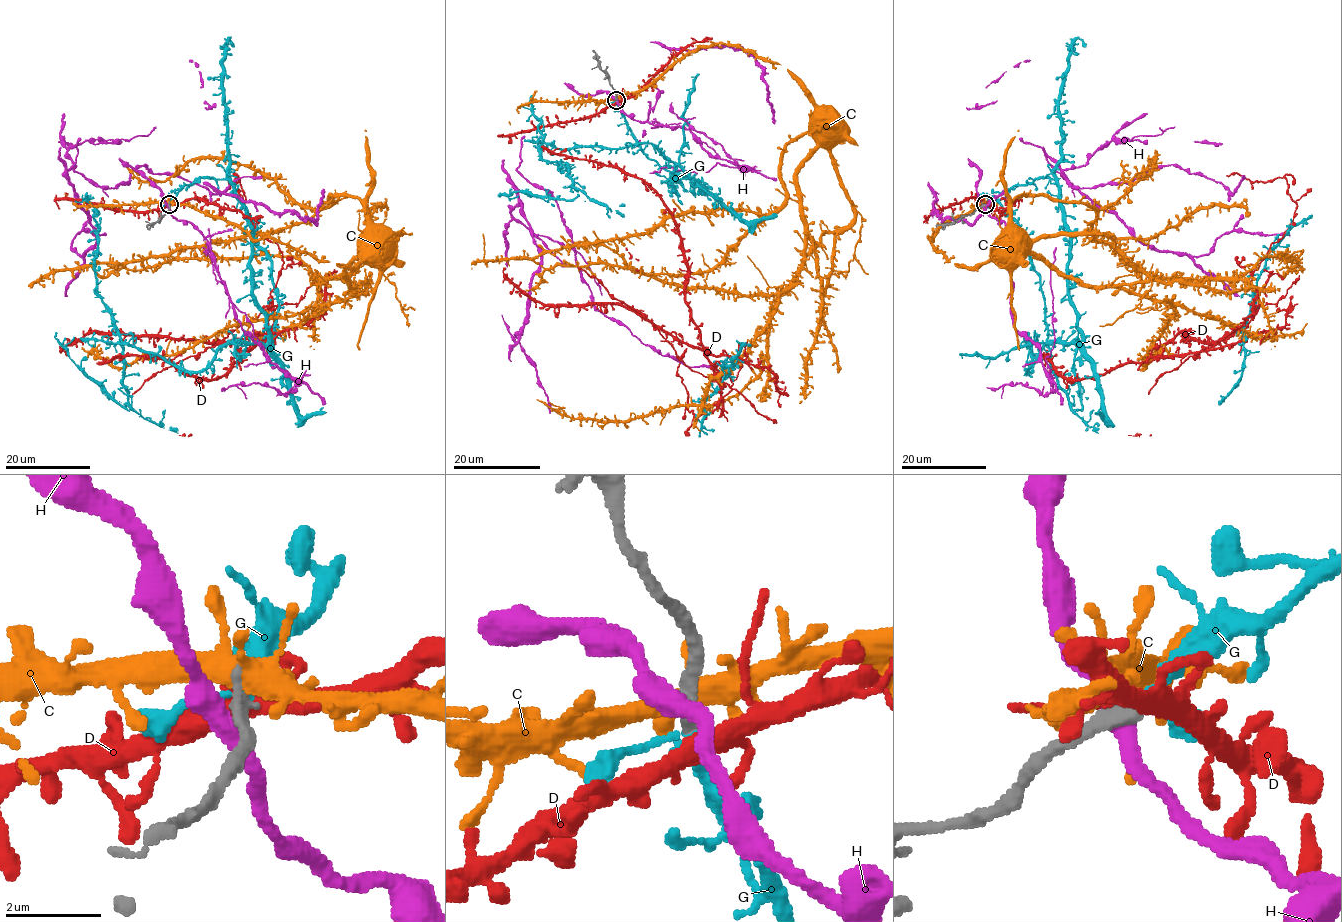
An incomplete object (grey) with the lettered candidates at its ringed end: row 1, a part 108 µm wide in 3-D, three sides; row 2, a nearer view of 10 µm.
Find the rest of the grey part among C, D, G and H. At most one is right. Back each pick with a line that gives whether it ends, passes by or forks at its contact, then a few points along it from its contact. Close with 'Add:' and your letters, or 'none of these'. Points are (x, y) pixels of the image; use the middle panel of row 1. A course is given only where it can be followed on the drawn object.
G: it passes by
Add: G

